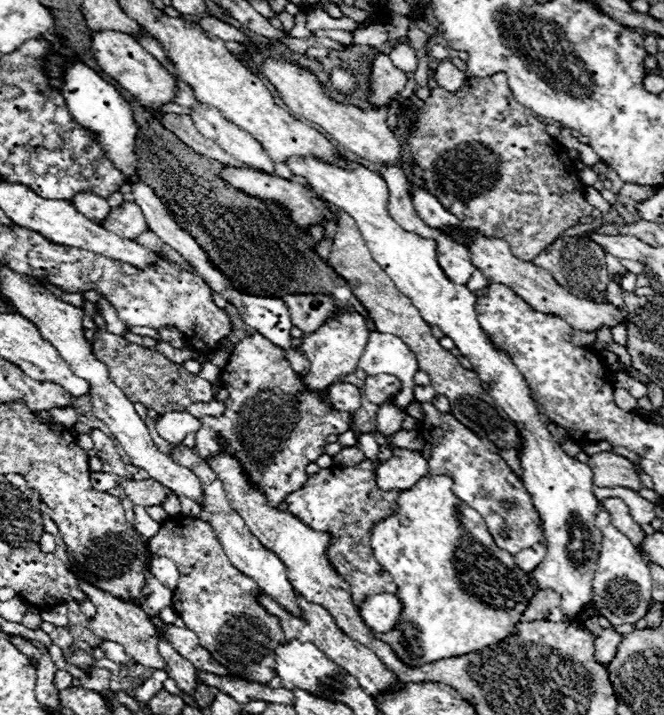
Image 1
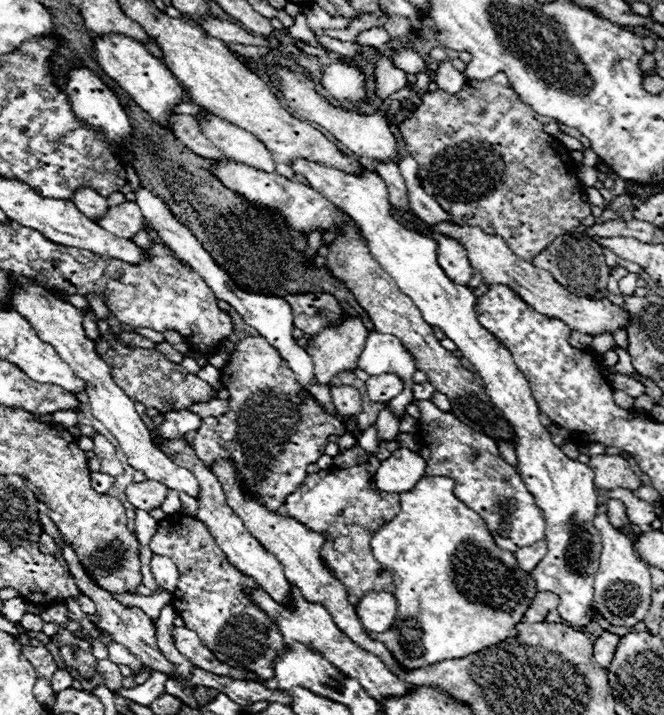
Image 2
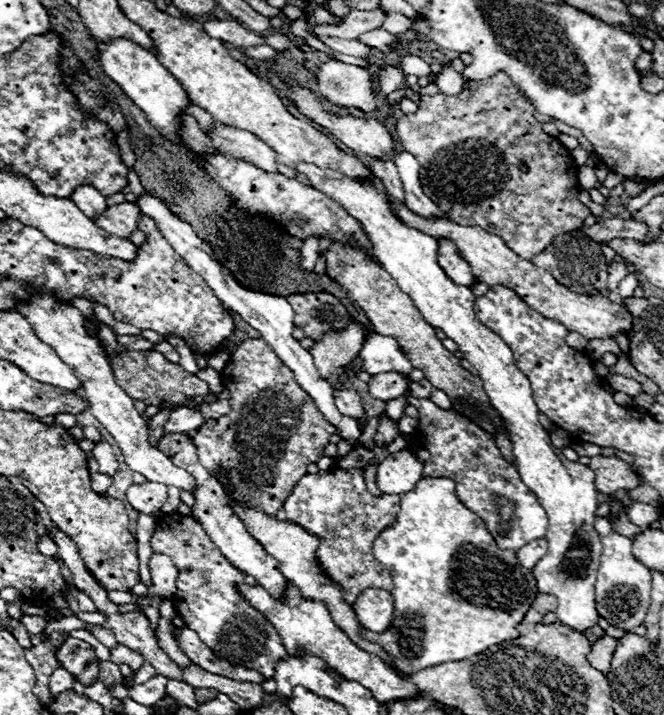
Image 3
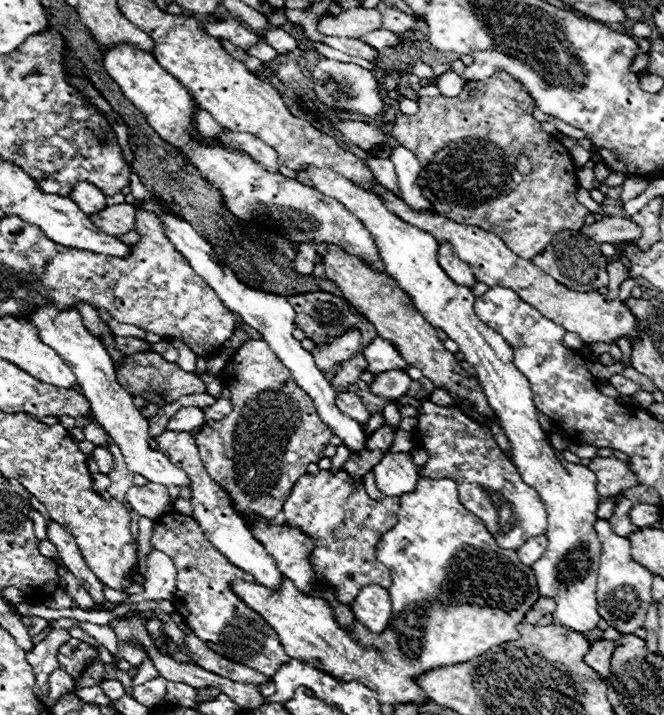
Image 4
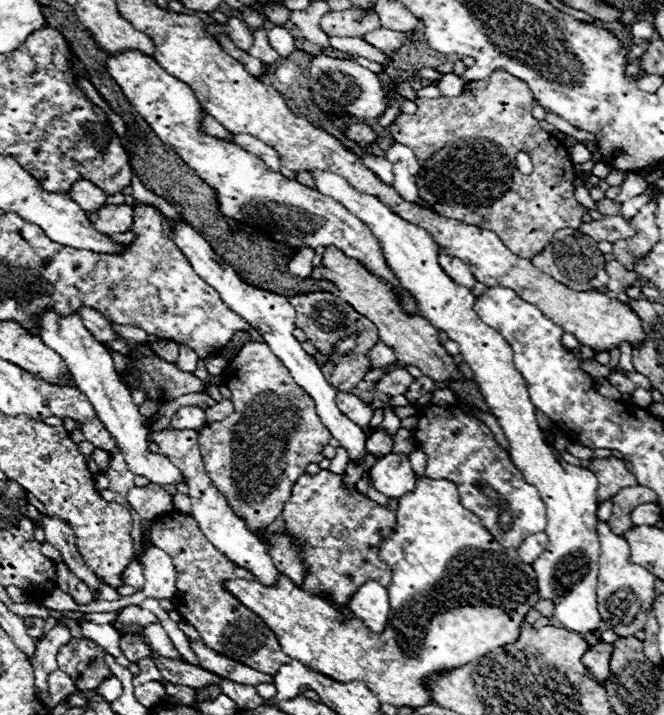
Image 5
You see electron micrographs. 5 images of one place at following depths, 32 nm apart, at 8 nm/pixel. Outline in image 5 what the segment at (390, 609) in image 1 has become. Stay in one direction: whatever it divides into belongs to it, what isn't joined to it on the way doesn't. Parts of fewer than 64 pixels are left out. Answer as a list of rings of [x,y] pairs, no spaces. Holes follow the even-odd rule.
[[[370,580],[354,592],[346,608],[352,612],[354,618],[362,620],[370,630],[382,632],[386,628],[390,614],[388,590],[380,582]]]

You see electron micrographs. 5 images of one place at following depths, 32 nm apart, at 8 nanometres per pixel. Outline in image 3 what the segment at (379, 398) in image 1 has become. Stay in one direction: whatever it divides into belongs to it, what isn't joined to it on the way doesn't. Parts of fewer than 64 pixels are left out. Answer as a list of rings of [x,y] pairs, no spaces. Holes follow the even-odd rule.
[[[382,372],[372,376],[368,382],[368,392],[380,400],[394,400],[408,390],[410,380],[398,372]]]

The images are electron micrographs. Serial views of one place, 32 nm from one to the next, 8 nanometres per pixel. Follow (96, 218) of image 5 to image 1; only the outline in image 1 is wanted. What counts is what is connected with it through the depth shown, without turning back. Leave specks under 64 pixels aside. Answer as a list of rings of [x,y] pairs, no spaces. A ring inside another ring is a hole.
[[[124,202],[118,208],[110,208],[110,214],[106,216],[102,226],[114,232],[116,236],[128,238],[128,240],[134,240],[138,234],[148,230],[144,214],[134,202]]]

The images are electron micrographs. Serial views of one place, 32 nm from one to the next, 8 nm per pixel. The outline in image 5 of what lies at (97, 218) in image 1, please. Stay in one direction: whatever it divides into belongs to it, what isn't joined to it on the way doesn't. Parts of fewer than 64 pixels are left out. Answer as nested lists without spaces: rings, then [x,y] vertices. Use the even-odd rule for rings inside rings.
[[[76,180],[68,194],[86,212],[94,210],[98,206],[104,206],[104,200],[106,200],[106,194],[96,184],[92,184],[90,180]]]

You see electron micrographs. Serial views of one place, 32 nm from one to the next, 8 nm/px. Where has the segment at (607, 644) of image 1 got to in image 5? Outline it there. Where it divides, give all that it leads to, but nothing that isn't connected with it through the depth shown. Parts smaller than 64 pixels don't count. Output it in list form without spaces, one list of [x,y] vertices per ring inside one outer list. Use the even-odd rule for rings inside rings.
[[[598,642],[582,656],[582,664],[590,668],[590,674],[598,684],[604,684],[610,676],[610,656],[612,656],[612,644],[606,642]]]

